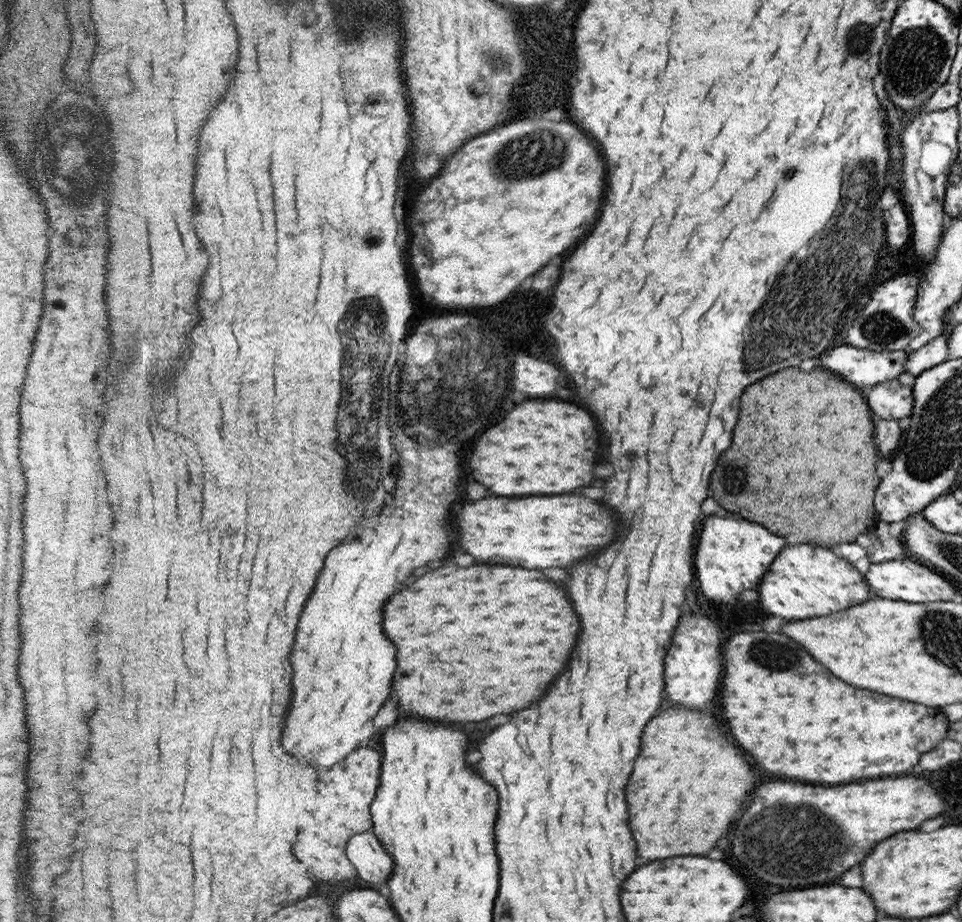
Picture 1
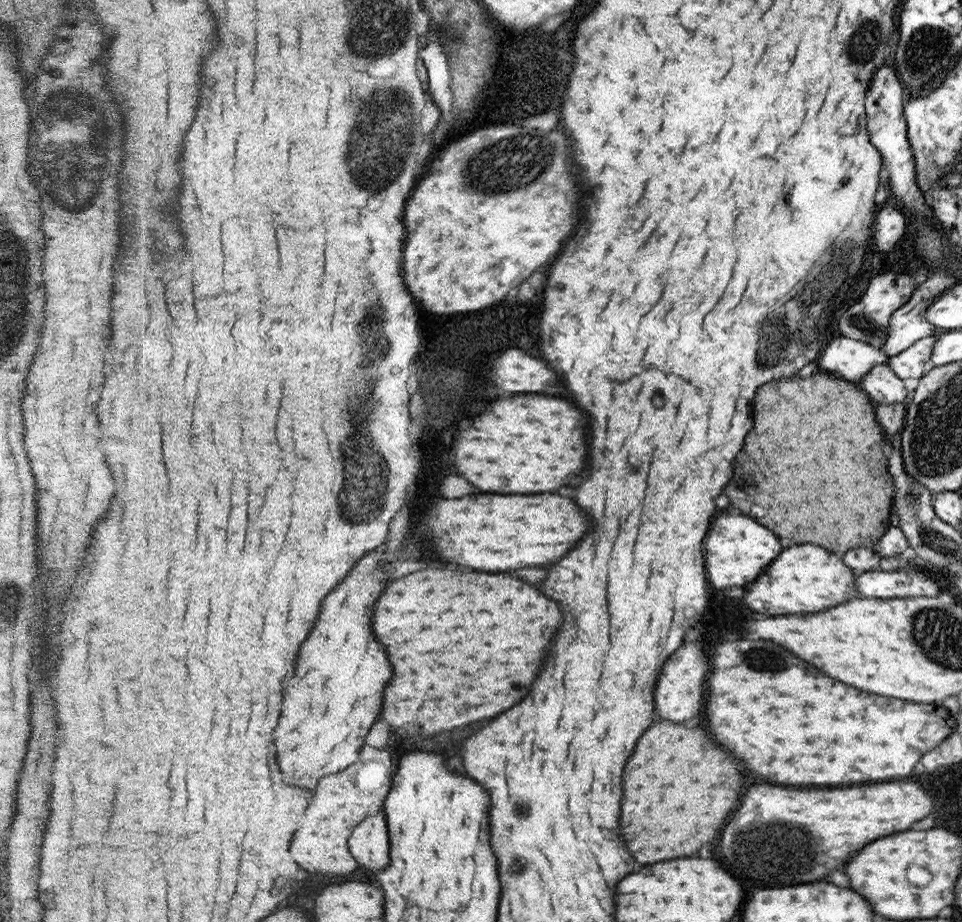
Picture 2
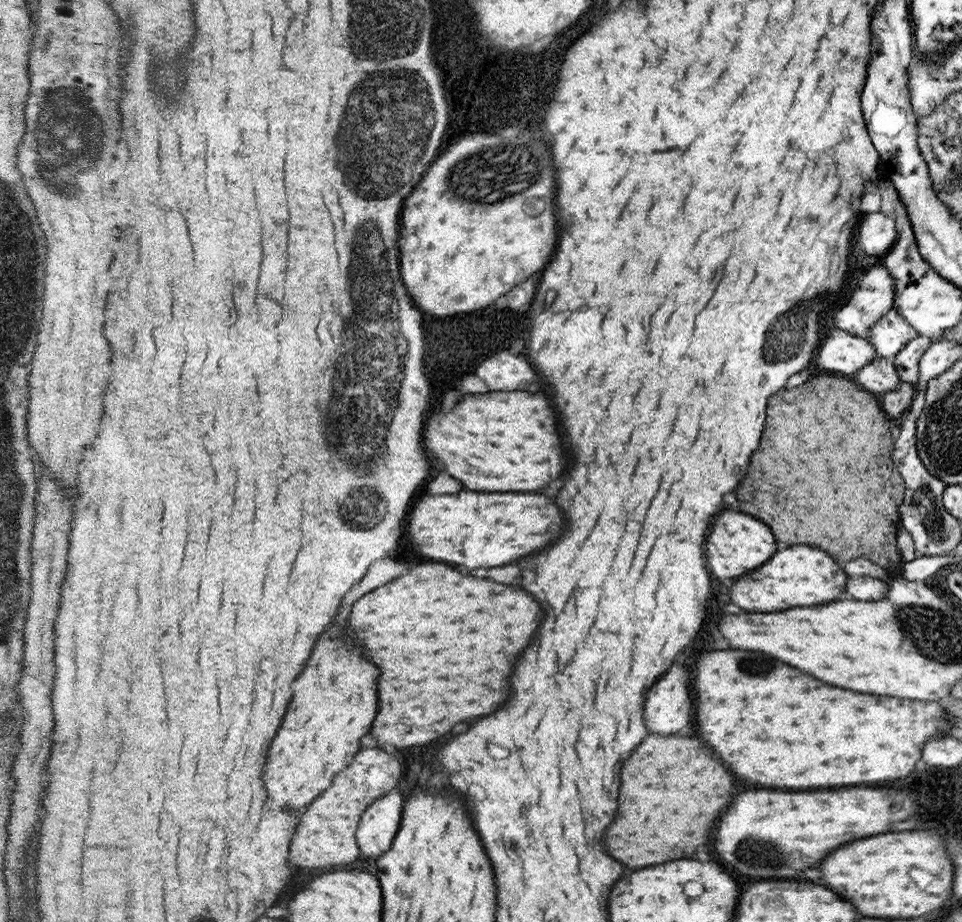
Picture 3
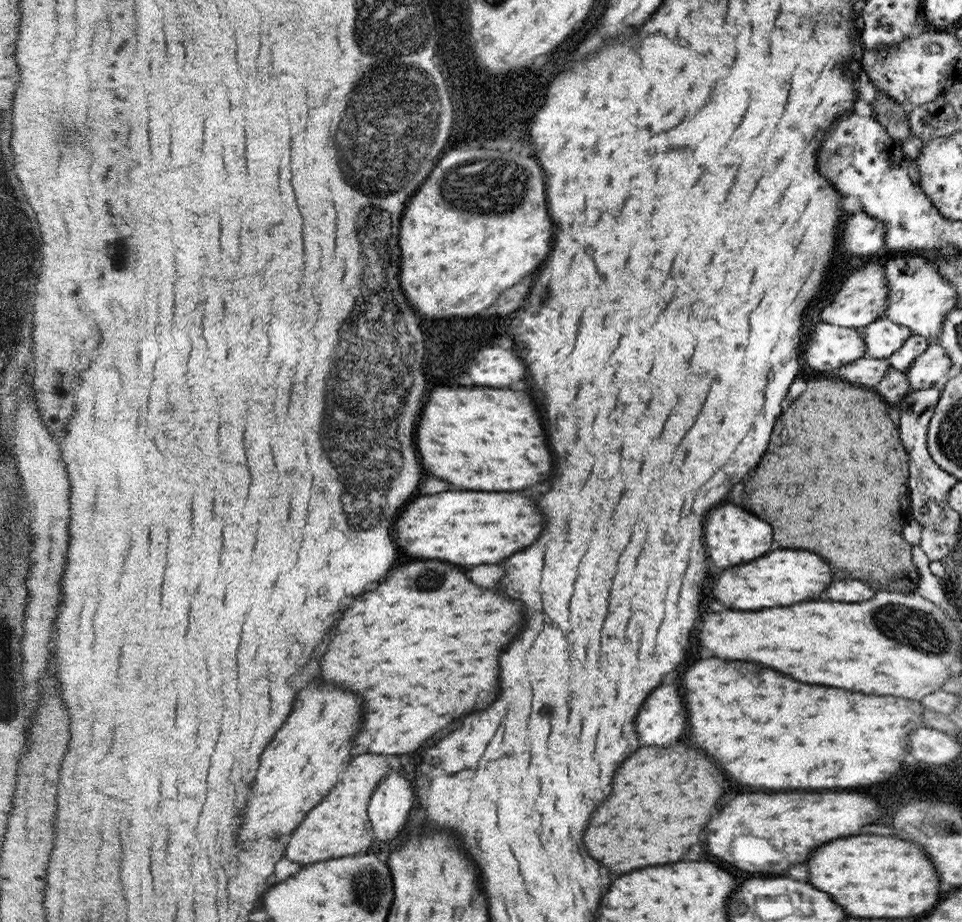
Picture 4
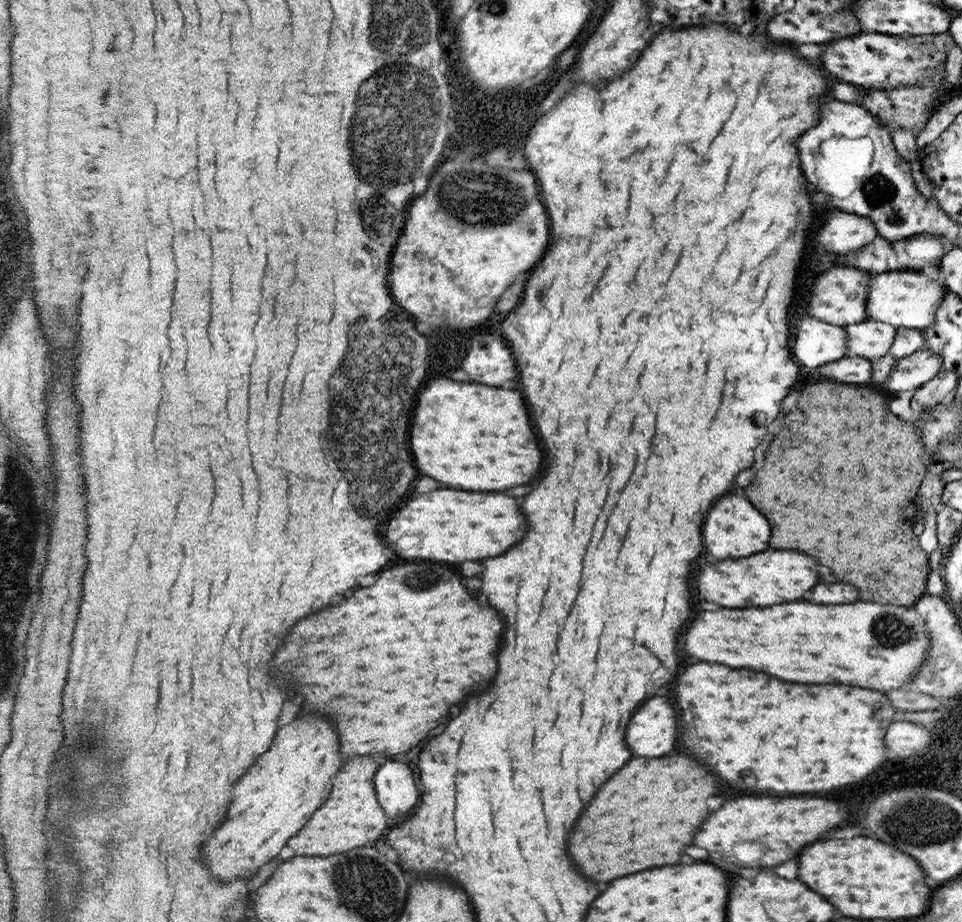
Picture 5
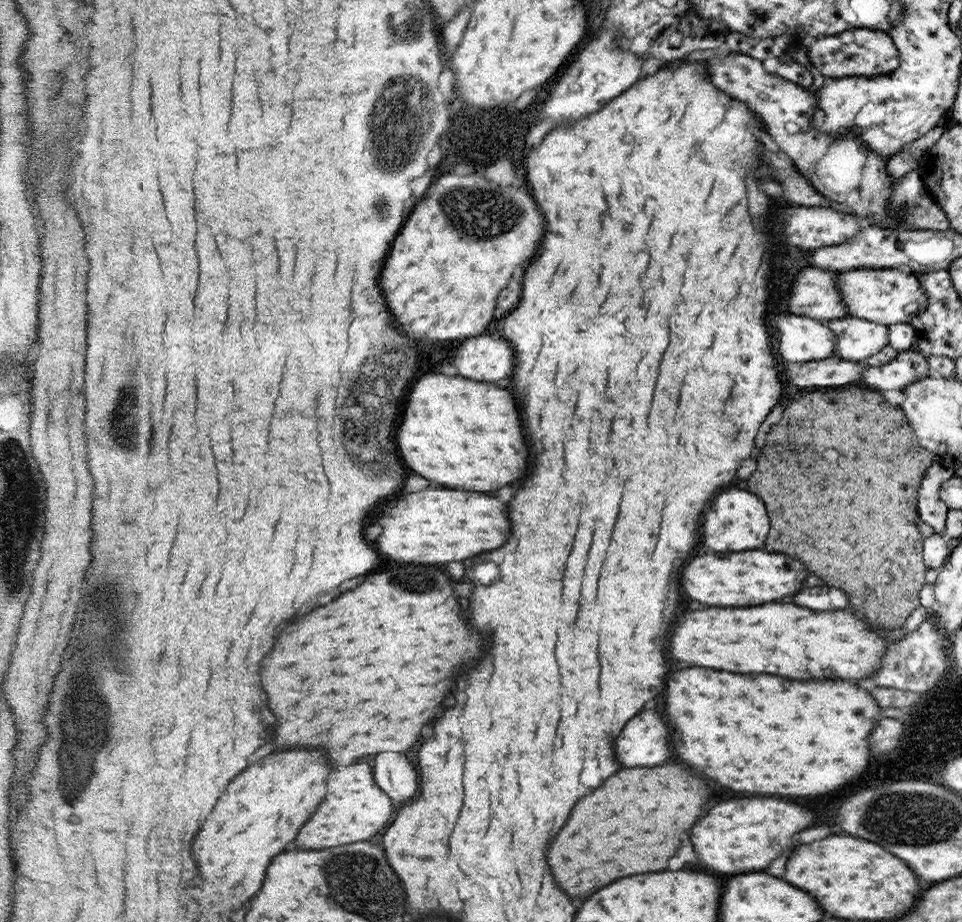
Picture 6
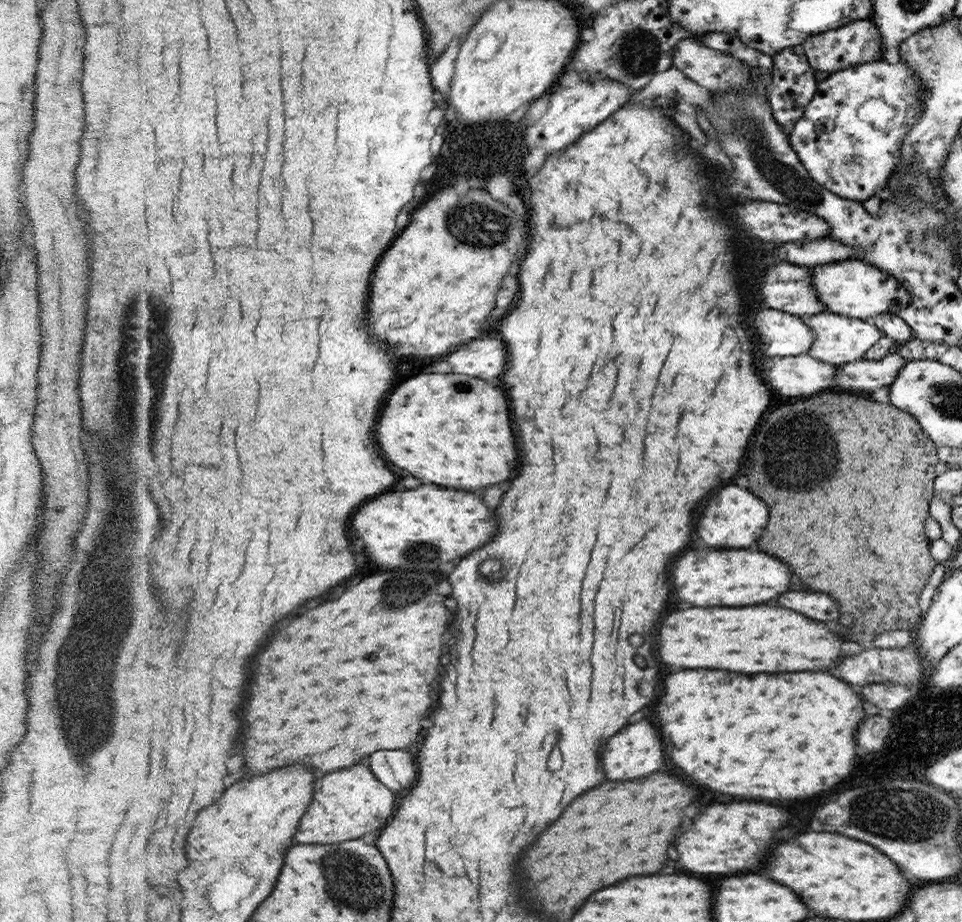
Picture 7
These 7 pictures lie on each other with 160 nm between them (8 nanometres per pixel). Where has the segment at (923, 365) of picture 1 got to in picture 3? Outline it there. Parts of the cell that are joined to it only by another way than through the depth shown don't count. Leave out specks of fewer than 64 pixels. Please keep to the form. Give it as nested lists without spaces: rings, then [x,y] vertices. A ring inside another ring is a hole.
[[[918,336],[910,341],[891,361],[896,365],[899,377],[904,382],[916,383],[918,380],[918,365],[922,355],[928,350],[933,340]]]

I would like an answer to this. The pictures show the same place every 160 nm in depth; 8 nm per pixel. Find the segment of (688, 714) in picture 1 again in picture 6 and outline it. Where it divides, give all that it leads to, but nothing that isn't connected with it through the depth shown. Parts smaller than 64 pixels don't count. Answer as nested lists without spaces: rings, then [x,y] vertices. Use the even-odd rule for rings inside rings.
[[[680,764],[654,766],[654,768],[624,768],[610,776],[598,790],[580,800],[562,832],[552,840],[548,848],[548,862],[558,878],[562,890],[572,898],[584,898],[604,888],[622,876],[658,872],[668,866],[668,860],[680,848],[680,834],[688,832],[692,824],[700,818],[704,804],[708,800],[708,782]]]

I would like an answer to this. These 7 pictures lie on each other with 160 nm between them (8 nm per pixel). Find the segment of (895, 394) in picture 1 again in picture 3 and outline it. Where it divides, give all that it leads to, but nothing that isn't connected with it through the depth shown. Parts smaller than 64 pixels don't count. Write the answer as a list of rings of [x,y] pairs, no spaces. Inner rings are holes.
[[[876,356],[856,373],[856,382],[870,392],[892,392],[901,381],[896,365],[882,356]]]

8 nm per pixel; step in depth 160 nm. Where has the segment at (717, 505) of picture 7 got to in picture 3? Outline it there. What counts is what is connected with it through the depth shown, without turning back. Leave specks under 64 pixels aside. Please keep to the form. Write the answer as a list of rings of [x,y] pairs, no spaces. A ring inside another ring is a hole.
[[[722,512],[716,522],[711,524],[705,544],[705,556],[708,558],[708,568],[716,578],[738,578],[742,574],[748,574],[762,566],[766,560],[772,558],[772,554],[778,550],[776,540],[770,532],[770,528],[742,512]]]

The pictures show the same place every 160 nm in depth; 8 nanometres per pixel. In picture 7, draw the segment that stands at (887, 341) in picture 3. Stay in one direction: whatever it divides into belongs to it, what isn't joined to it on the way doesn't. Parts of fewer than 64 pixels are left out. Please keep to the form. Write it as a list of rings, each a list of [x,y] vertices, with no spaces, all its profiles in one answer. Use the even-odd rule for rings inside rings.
[[[826,310],[805,318],[804,322],[814,332],[813,348],[809,350],[809,355],[836,366],[864,359],[865,354],[884,337],[884,332],[874,322]]]

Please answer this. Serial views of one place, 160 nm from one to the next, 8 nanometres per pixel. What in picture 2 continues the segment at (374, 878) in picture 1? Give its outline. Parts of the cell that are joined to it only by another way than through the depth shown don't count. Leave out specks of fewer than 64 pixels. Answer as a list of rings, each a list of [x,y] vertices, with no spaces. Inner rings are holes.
[[[381,810],[374,818],[368,818],[358,826],[354,838],[350,838],[350,848],[362,866],[380,872],[386,870],[390,862],[390,838],[387,814]]]

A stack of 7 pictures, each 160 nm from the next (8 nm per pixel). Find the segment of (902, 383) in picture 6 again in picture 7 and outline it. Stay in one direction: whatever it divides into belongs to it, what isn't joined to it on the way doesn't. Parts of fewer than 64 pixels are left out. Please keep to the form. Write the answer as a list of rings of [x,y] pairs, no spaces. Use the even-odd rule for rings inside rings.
[[[896,352],[880,360],[857,360],[837,367],[837,377],[830,388],[858,390],[867,395],[885,386],[891,386],[907,360]]]

